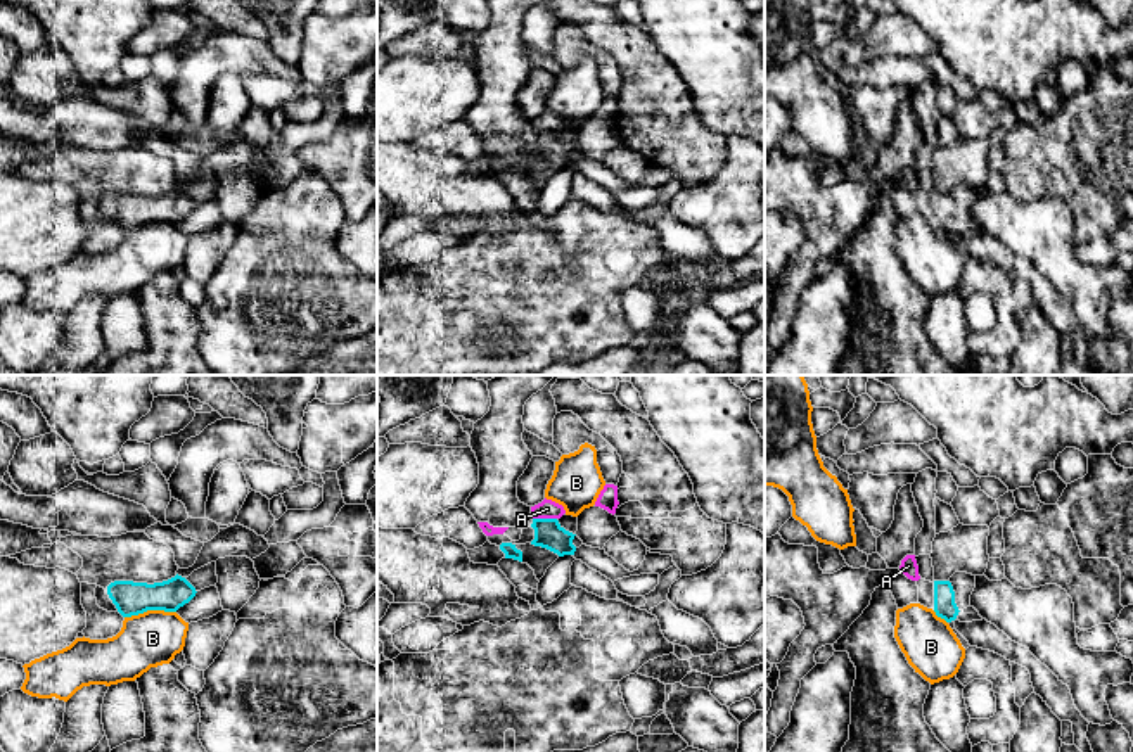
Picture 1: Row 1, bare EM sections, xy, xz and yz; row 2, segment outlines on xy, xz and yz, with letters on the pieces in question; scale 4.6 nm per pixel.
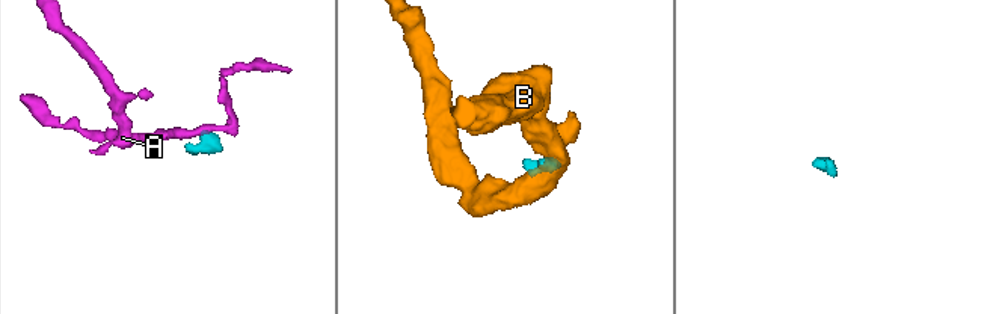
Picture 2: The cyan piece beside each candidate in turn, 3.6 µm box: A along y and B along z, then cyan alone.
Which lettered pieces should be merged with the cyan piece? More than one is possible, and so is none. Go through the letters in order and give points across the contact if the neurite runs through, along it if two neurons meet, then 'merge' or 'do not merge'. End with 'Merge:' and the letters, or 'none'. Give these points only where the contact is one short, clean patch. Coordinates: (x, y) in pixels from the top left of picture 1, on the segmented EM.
A: border along xz (533, 517), (556, 519); do not merge
B: border along xy (175, 611), (144, 611), (125, 618); do not merge
Merge: none

